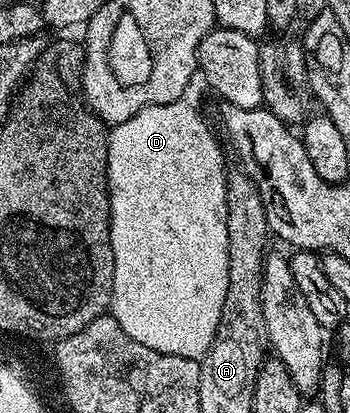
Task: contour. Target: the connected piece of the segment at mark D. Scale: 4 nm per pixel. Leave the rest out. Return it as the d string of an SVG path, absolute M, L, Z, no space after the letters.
M186 100L165 103L164 105L150 105L137 115L125 119L125 123L114 126L107 134L107 193L111 197L111 246L113 247L113 295L111 296L110 316L117 319L117 323L127 332L130 337L137 339L137 343L145 343L145 347L153 347L153 351L161 351L169 355L181 355L182 357L193 357L199 359L213 342L214 332L217 331L218 320L221 319L221 311L225 302L226 287L229 286L229 243L226 235L226 183L227 174L225 166L223 167L223 153L219 150L219 145L215 142L215 137L211 134L203 117L194 109L193 106L187 105Z

